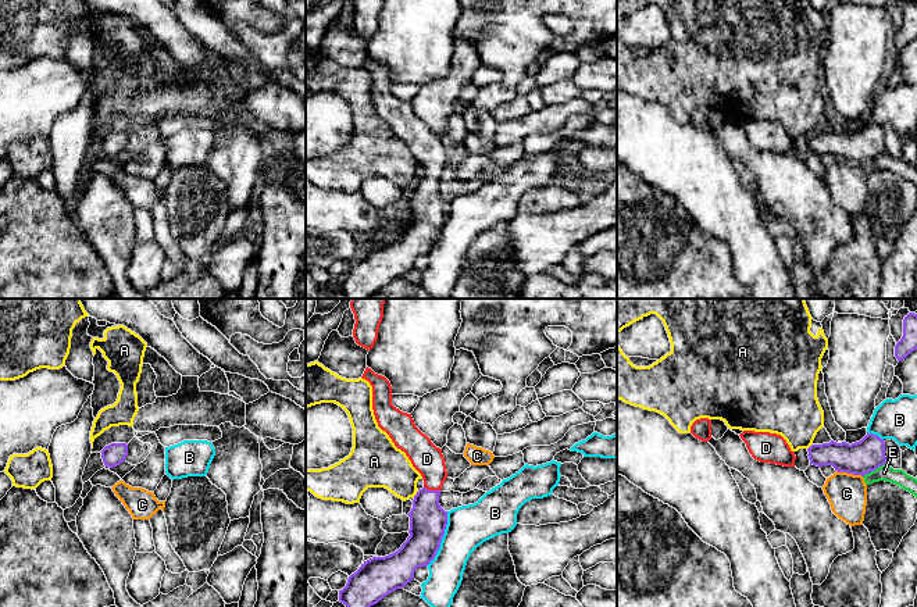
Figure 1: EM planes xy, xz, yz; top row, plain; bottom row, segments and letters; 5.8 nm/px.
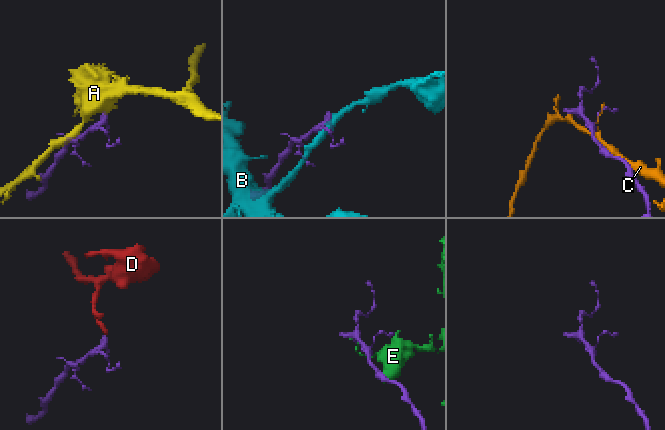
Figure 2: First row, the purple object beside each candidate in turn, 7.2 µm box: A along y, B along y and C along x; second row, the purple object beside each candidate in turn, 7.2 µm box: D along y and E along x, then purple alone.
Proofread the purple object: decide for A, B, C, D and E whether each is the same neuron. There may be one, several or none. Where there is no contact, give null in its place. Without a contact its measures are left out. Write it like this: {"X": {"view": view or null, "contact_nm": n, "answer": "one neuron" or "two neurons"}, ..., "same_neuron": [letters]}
{"A": {"view": "xz", "contact_nm": 50, "answer": "two neurons"}, "B": {"view": "xz", "contact_nm": 340, "answer": "two neurons"}, "C": {"view": "yz", "contact_nm": 160, "answer": "two neurons"}, "D": {"view": "xz", "contact_nm": 110, "answer": "one neuron"}, "E": {"view": "yz", "contact_nm": 160, "answer": "two neurons"}, "same_neuron": ["D"]}

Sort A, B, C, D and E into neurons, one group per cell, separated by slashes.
A / B / C / D / E

